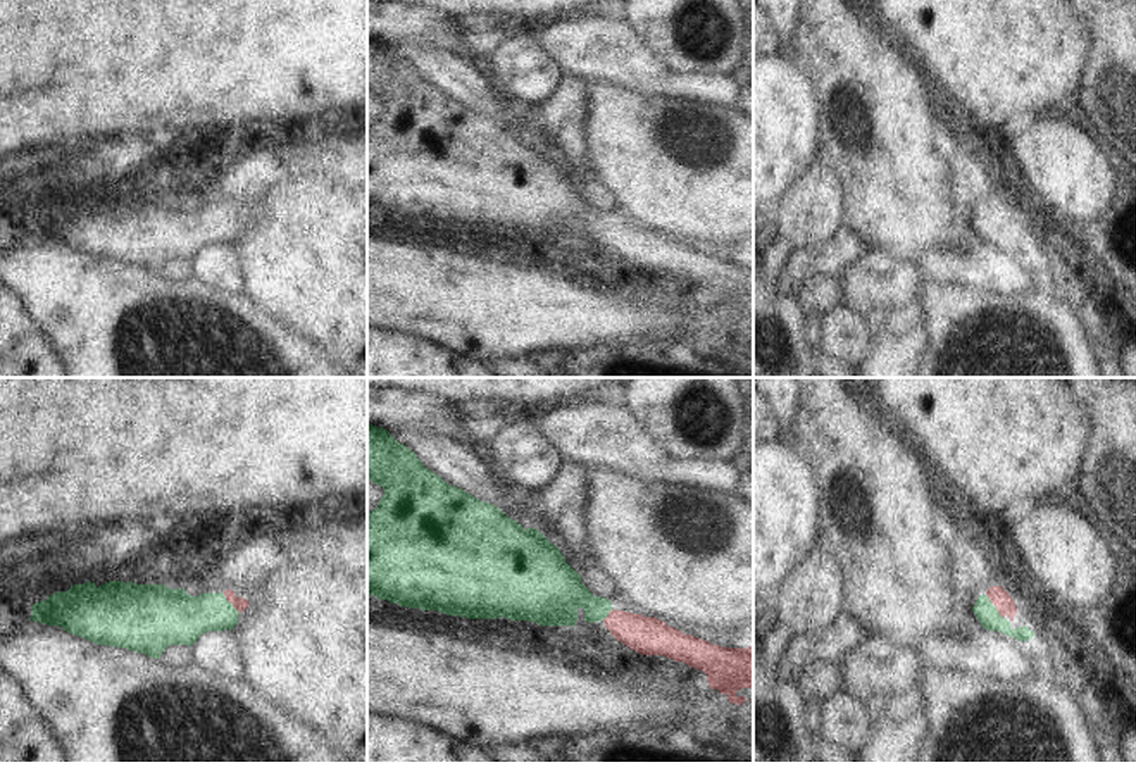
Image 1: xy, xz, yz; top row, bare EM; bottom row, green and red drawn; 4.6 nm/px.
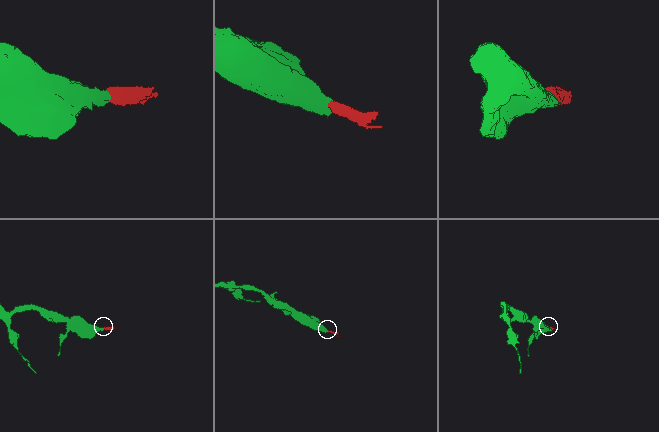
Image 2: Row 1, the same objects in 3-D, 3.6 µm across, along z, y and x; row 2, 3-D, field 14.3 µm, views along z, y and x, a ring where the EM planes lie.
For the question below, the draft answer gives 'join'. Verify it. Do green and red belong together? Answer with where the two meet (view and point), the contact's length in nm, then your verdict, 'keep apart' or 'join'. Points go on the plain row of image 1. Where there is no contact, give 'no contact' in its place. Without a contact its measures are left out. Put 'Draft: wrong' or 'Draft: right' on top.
Draft: right
yz (995, 221) | 150 nm | join

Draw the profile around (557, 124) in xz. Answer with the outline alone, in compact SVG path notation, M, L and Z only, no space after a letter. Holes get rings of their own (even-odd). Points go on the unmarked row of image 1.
M564 76L557 90L533 109L526 122L529 141L540 145L583 190L598 181L588 164L584 79Z

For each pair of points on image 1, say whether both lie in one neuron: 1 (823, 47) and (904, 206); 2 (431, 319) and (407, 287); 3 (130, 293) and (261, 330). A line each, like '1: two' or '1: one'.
1: one
2: one
3: one

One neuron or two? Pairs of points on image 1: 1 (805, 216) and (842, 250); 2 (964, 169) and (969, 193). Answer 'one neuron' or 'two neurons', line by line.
1: two neurons
2: one neuron

